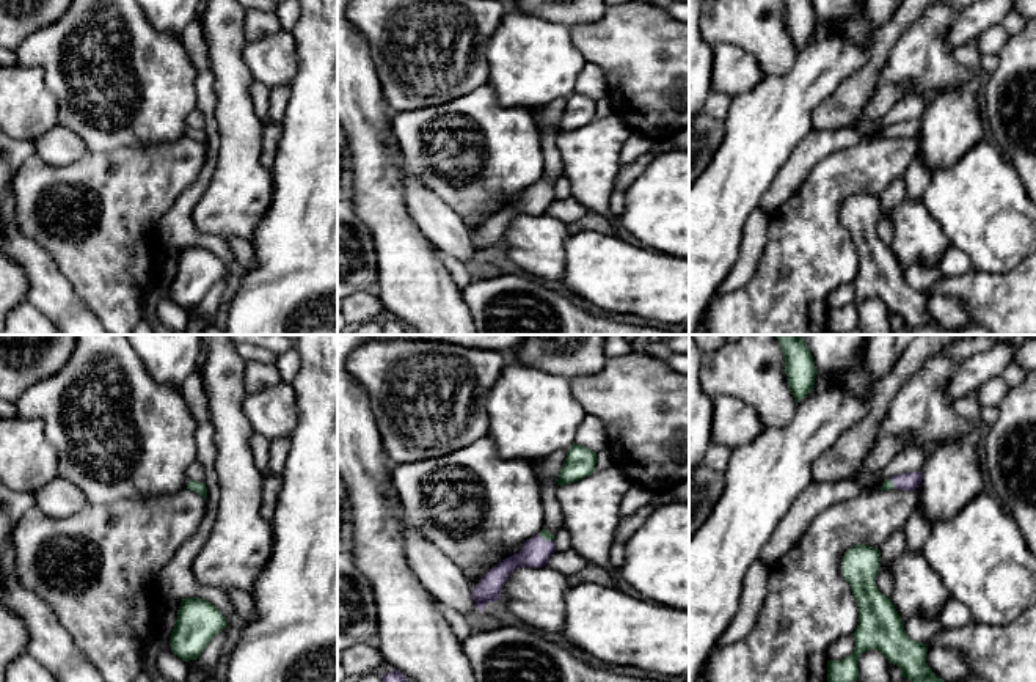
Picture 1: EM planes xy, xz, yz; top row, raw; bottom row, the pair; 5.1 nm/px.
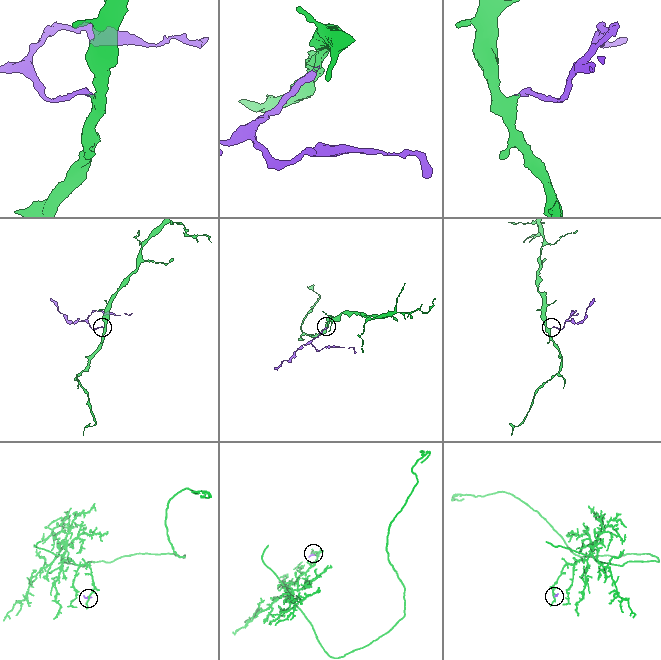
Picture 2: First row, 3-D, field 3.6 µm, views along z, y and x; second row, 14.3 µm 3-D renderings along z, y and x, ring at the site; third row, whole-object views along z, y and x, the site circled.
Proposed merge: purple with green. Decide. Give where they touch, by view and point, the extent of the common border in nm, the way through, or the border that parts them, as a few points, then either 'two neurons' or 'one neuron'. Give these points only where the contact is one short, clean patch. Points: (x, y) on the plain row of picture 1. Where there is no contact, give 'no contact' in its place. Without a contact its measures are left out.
meets purple in xz at (543, 187); contact 80 nm long; runs through xz (536, 200), (543, 187), (543, 181); one neuron

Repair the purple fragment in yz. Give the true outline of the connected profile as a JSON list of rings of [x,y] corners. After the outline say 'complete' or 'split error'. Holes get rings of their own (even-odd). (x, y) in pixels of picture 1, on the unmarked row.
[[[914,119],[914,121],[899,121],[892,124],[890,127],[885,127],[882,130],[881,138],[892,138],[892,137],[899,137],[899,138],[915,138],[921,132],[921,119]]]; split error

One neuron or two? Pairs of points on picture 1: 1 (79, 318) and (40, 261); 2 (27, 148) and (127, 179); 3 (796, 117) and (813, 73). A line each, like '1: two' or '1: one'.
1: one
2: two
3: one

